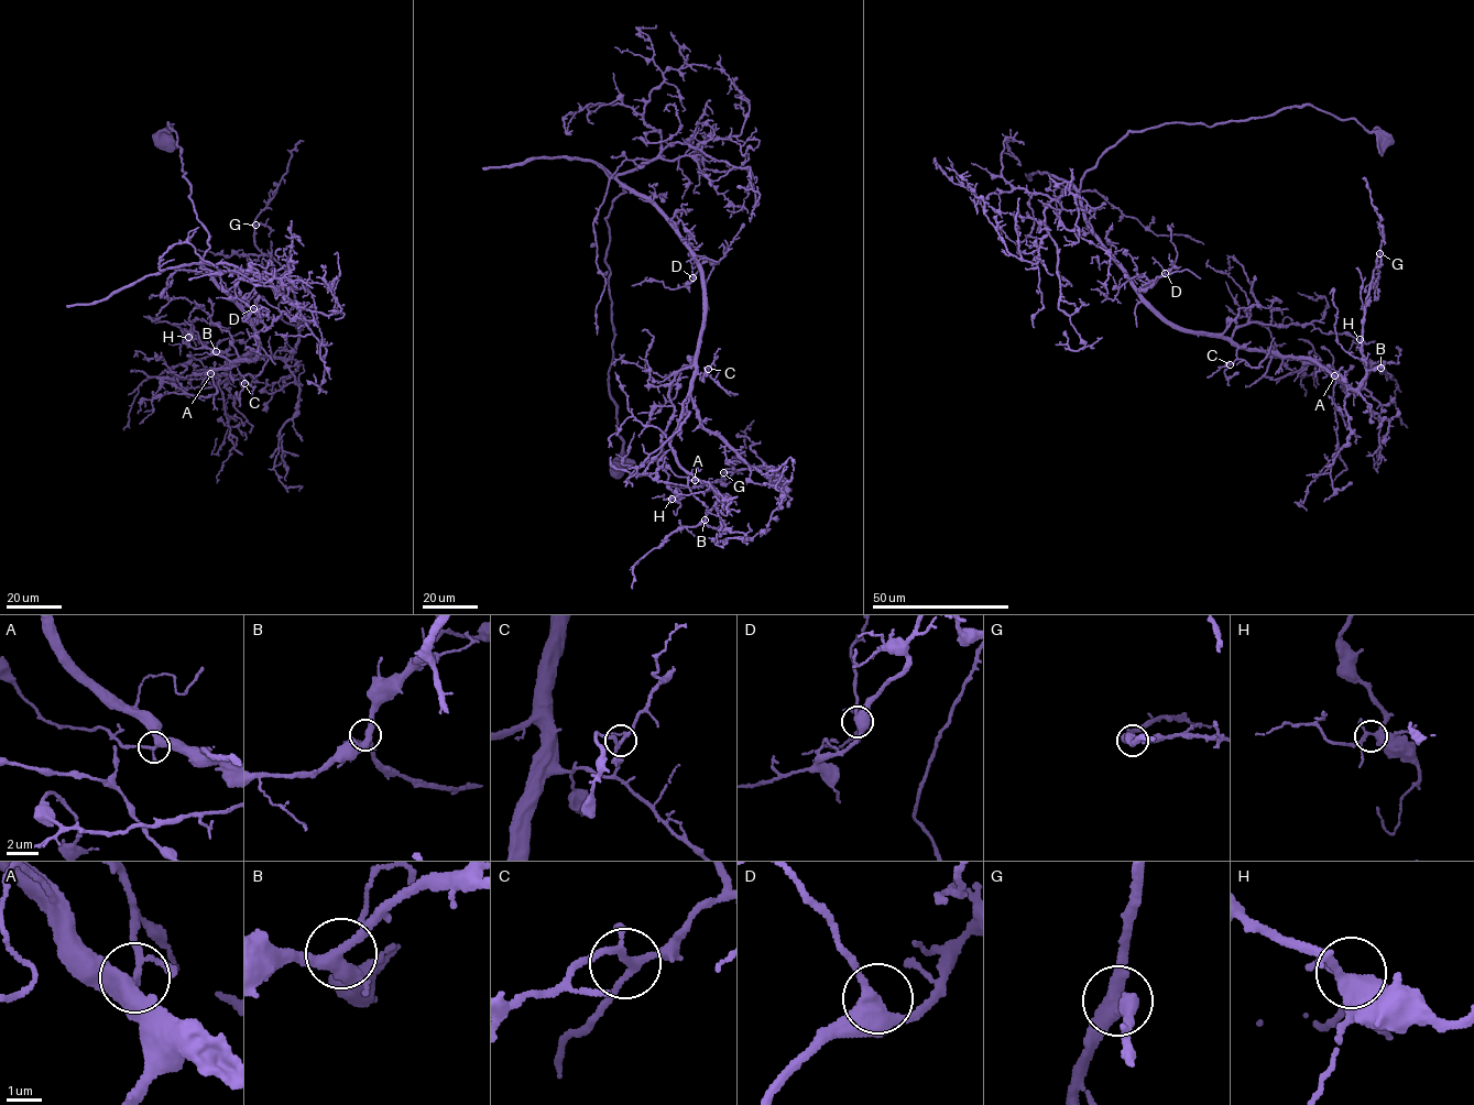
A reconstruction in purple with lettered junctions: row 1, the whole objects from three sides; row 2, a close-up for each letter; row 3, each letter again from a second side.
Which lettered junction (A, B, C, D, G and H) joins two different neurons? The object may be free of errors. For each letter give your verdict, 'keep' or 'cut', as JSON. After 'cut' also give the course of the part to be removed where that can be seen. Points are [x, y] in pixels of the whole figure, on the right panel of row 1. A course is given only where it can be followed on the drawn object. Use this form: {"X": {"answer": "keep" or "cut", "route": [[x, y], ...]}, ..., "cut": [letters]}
{"A": {"answer": "keep"}, "B": {"answer": "keep"}, "C": {"answer": "keep"}, "D": {"answer": "keep"}, "G": {"answer": "keep"}, "H": {"answer": "keep"}, "cut": []}

